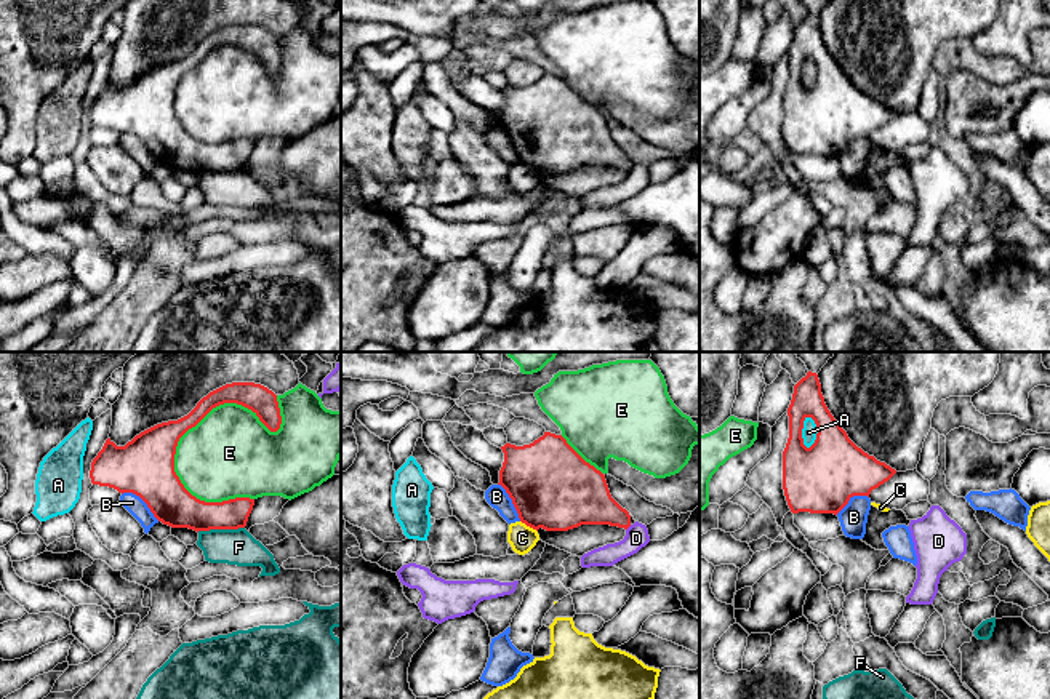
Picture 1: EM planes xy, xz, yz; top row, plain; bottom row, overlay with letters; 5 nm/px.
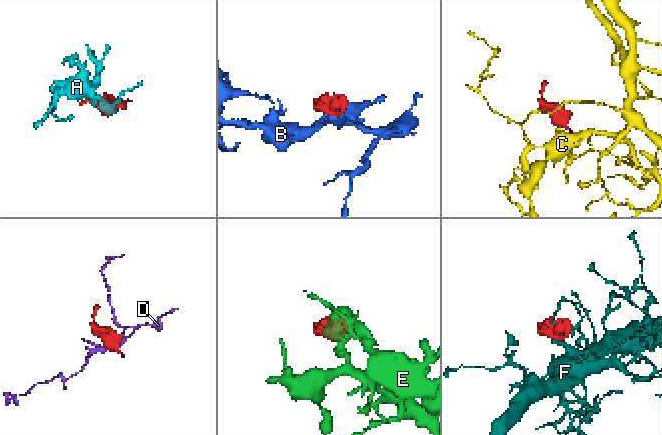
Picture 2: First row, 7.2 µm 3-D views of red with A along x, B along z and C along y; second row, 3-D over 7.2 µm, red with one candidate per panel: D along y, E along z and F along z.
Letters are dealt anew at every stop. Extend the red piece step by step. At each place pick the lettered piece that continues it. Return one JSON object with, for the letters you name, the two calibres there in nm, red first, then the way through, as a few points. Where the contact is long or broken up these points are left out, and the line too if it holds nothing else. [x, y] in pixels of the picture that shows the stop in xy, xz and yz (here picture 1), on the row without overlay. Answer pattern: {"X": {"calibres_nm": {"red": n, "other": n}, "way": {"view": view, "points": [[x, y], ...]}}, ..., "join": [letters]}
{"join": []}

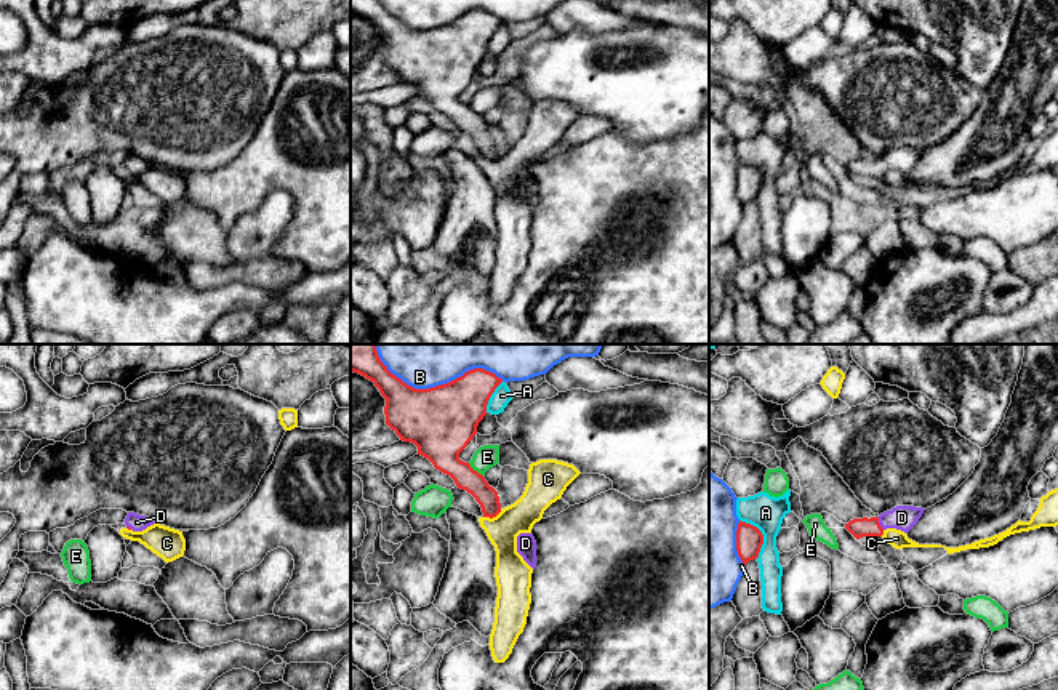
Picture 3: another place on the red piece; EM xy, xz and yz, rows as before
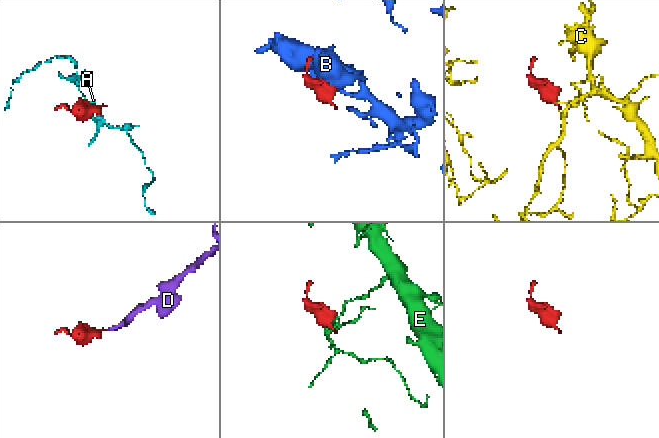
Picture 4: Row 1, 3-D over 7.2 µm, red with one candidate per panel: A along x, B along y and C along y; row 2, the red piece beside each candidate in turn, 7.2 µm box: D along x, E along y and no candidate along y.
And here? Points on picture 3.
{"D": {"calibres_nm": {"red": 100, "other": 130}, "way": {"view": "yz", "points": [[858, 168], [879, 165], [901, 159]]}}, "join": ["D"]}

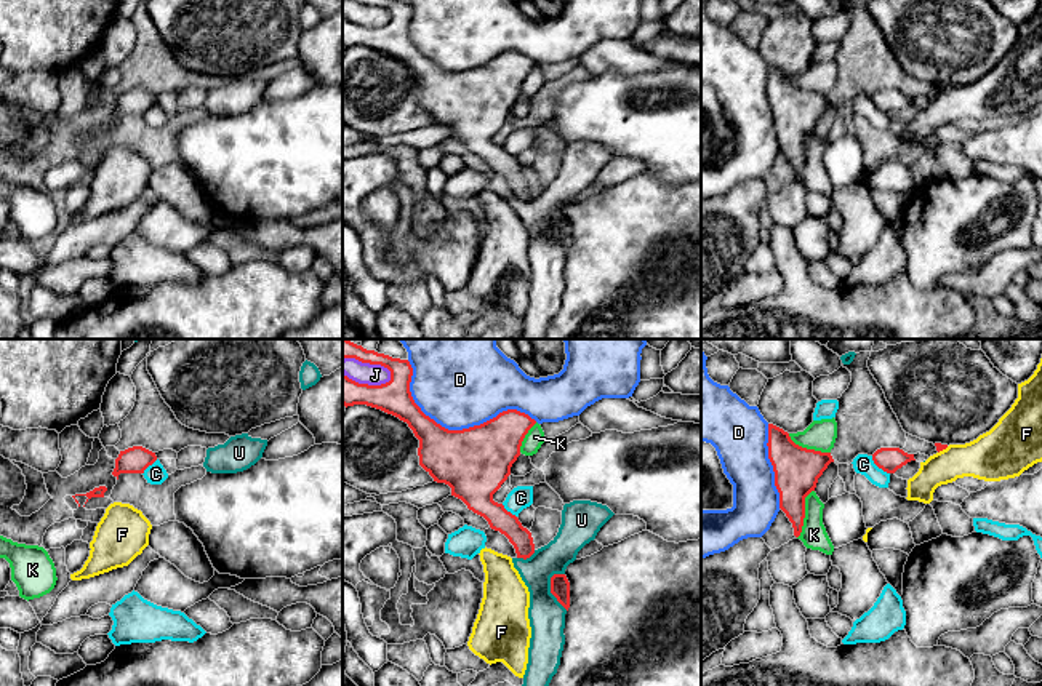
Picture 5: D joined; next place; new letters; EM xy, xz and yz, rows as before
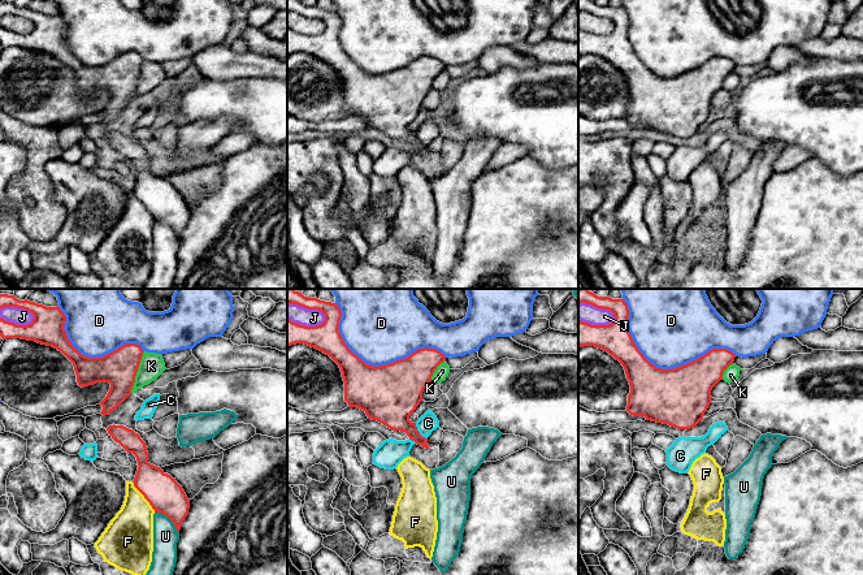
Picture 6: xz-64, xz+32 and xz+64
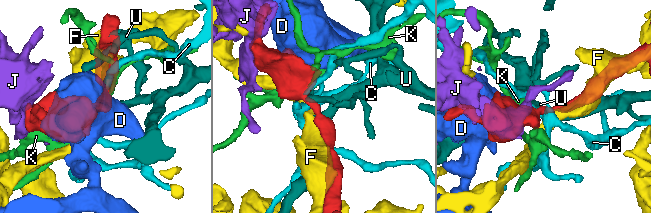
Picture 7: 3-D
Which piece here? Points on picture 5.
{"join": []}

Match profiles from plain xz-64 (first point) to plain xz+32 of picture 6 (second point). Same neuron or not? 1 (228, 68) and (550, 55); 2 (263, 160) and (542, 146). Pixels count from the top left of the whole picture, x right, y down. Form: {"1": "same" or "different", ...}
{"1": "different", "2": "different"}

